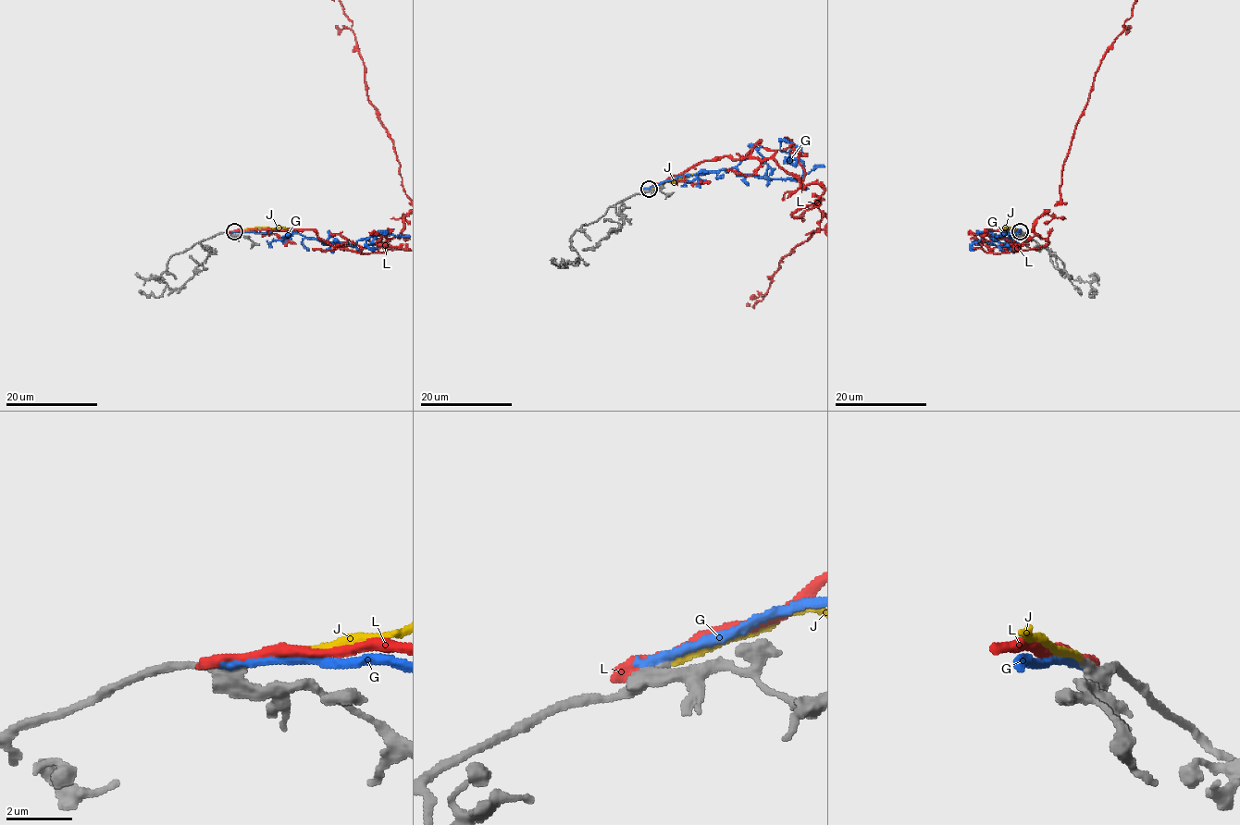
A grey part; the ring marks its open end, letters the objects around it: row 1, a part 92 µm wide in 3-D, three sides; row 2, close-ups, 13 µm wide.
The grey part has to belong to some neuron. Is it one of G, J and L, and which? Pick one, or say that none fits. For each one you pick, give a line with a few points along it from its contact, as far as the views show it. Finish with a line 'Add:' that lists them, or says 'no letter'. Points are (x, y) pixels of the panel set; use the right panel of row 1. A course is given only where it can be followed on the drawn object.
J: Its course: (1020, 231), (1012, 227), (1004, 228)
Add: J

